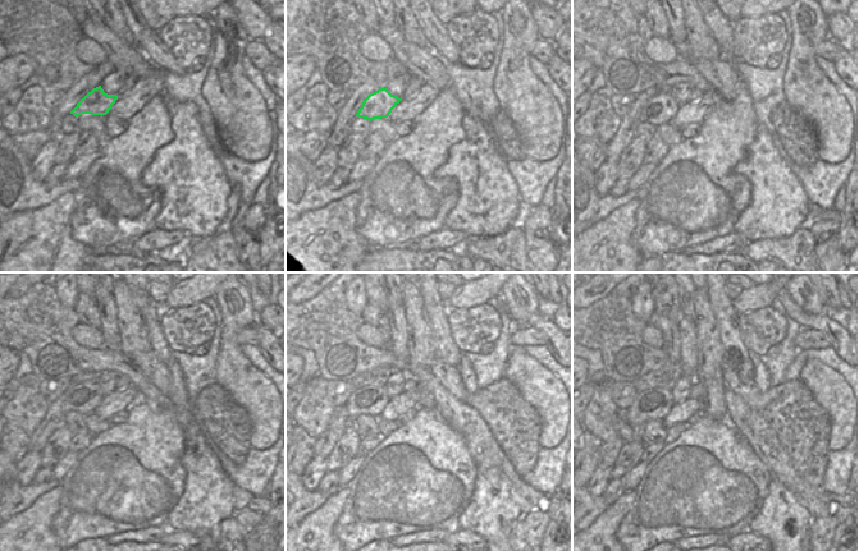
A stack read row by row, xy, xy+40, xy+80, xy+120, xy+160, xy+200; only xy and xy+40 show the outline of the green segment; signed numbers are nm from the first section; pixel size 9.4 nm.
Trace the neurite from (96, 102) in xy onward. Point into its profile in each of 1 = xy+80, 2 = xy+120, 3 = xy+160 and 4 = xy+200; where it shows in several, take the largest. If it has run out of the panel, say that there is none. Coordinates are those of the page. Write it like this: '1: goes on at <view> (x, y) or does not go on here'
1: goes on at xy+80 (661, 109)
2: goes on at xy+120 (83, 398)
3: goes on at xy+160 (370, 400)
4: goes on at xy+200 (650, 404)

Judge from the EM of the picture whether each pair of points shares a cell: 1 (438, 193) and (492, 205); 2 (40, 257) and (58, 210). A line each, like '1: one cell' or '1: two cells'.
1: two cells
2: one cell

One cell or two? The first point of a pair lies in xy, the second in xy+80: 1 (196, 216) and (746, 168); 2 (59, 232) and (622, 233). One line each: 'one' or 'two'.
1: one
2: one

